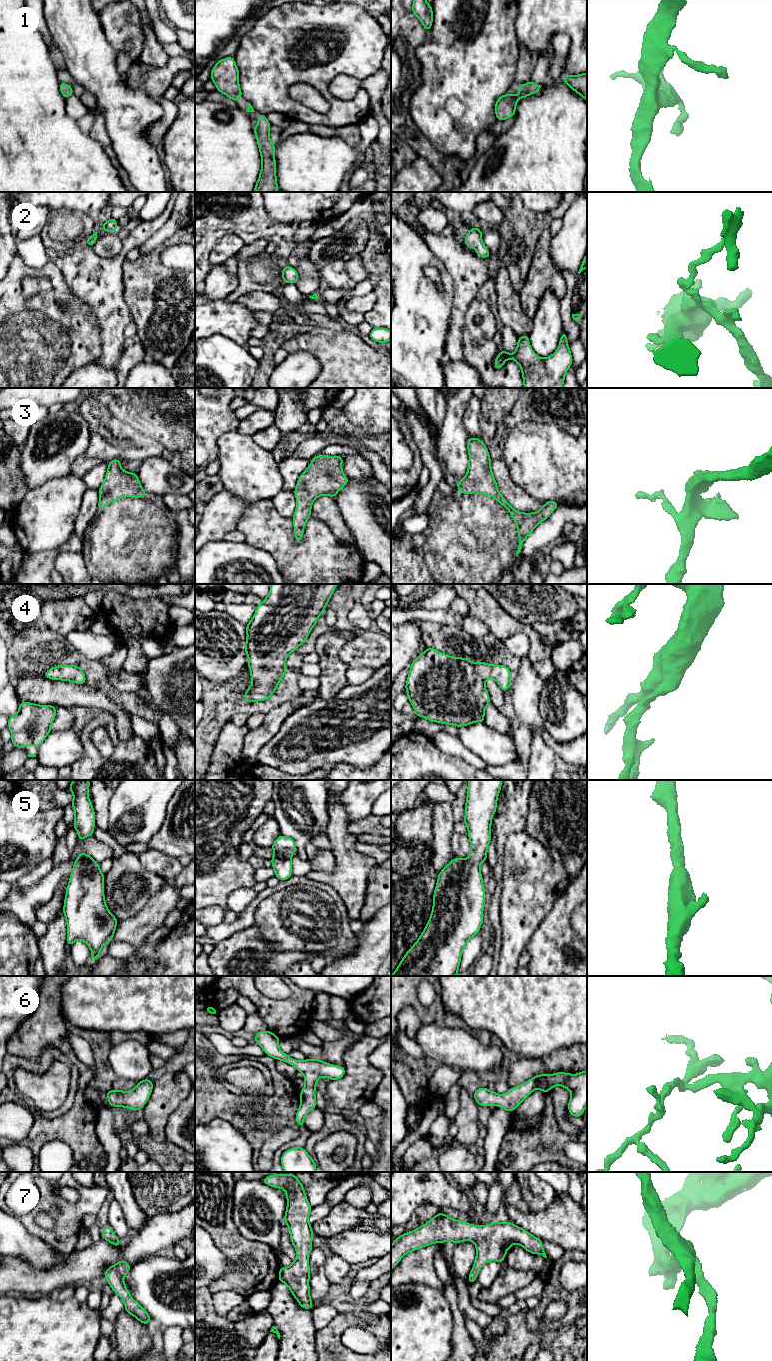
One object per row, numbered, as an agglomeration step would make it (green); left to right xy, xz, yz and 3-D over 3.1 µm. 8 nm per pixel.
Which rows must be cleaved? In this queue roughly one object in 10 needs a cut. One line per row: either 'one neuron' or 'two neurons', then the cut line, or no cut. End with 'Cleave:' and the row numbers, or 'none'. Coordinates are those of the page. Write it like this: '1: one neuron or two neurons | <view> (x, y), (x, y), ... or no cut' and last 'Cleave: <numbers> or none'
1: one neuron | no cut
2: one neuron | no cut
3: one neuron | no cut
4: one neuron | no cut
5: one neuron | no cut
6: one neuron | no cut
7: one neuron | no cut
Cleave: none

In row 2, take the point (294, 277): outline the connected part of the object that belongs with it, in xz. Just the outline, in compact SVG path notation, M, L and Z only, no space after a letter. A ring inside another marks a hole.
M285 264L285 267L282 270L282 279L284 283L296 284L299 279L299 274L295 268Z

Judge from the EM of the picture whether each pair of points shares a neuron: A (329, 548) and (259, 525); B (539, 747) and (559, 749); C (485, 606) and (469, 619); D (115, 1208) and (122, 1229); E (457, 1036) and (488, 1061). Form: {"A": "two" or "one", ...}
{"A": "one", "B": "two", "C": "two", "D": "one", "E": "one"}

